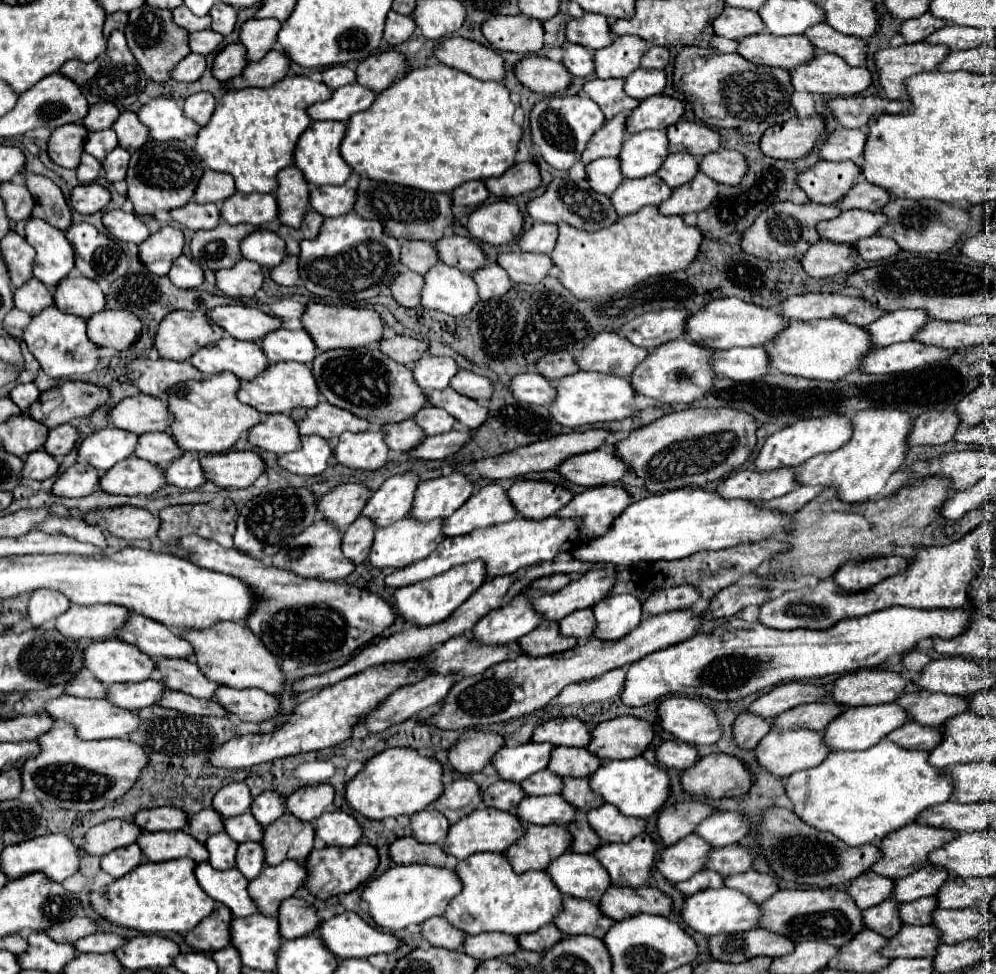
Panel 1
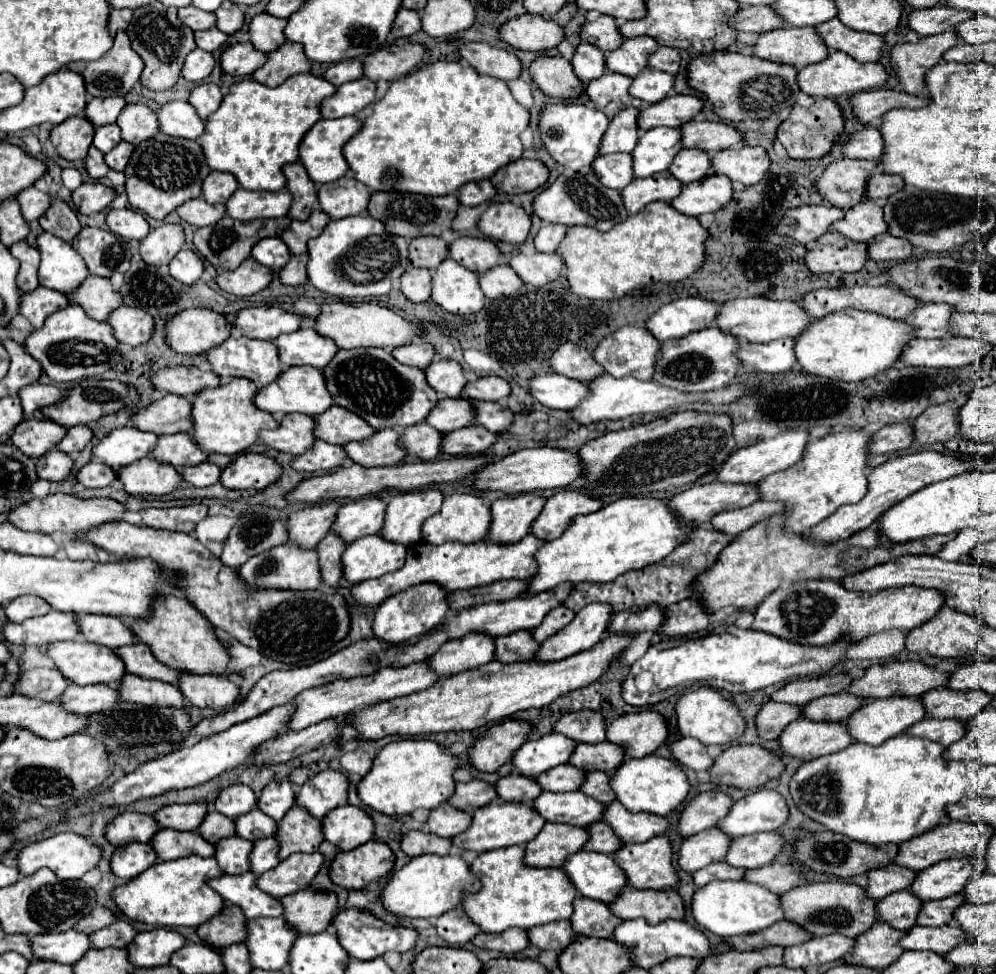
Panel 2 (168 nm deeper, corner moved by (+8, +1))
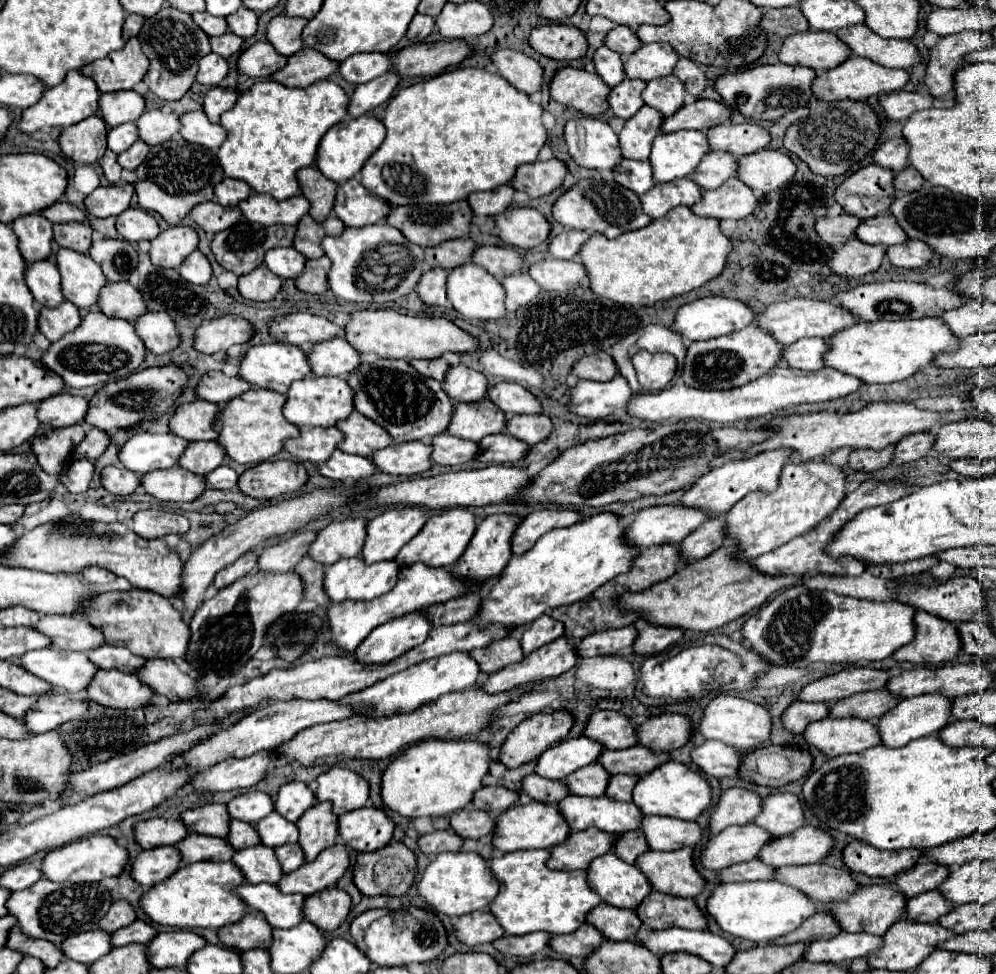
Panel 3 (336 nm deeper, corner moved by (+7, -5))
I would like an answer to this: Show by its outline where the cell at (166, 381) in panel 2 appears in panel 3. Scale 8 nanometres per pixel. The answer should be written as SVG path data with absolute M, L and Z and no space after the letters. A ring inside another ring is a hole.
M209 372L199 380L195 394L201 400L213 402L213 404L225 404L249 388L251 386L245 384L245 380L241 378L229 378L223 372Z

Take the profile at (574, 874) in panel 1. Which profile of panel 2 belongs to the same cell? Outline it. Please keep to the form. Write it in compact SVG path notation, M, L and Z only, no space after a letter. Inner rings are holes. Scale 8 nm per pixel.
M582 850L572 854L564 864L564 872L582 896L600 902L612 902L628 884L614 858L600 852Z

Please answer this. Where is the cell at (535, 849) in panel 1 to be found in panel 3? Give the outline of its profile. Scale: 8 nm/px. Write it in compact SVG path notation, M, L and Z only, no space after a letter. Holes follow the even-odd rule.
M587 828L583 832L571 832L565 842L549 848L547 866L551 870L579 870L587 868L589 862L613 846L613 836L597 828Z

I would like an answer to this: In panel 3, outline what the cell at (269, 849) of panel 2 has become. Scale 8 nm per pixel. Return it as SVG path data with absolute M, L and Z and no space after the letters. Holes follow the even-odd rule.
M283 844L283 846L277 846L275 848L275 856L281 864L281 870L287 874L287 872L293 872L295 868L299 868L303 864L303 852L299 848L299 844Z

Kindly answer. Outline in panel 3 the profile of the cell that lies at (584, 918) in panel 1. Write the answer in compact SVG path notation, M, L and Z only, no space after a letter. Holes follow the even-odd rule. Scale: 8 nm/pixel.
M597 904L587 914L587 922L595 926L607 940L629 940L641 926L641 920L633 910L615 908L609 904Z

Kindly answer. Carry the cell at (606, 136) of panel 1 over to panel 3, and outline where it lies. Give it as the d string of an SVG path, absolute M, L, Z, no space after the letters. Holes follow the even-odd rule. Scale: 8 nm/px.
M643 106L633 118L629 118L619 132L621 156L631 160L647 160L653 138L659 134L659 126L663 122L663 114Z

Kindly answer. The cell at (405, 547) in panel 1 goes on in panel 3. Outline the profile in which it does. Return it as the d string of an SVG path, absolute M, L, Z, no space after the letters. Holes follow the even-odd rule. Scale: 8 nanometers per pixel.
M361 556L339 560L325 570L325 592L331 602L341 600L373 600L389 592L397 584L399 564L385 560L377 564L365 564Z

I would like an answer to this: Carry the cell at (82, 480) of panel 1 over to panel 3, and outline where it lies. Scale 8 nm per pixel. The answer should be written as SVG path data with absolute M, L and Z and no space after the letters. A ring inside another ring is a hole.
M105 466L101 470L101 484L111 494L127 496L139 486L139 474L119 468L119 466Z

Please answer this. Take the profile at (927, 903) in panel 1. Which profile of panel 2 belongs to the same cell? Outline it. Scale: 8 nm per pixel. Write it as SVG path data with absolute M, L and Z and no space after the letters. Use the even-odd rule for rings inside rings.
M954 894L942 900L932 900L932 902L924 902L920 914L918 914L918 924L920 926L944 926L944 924L952 924L952 916L954 910L958 906L966 904L966 898L962 894Z

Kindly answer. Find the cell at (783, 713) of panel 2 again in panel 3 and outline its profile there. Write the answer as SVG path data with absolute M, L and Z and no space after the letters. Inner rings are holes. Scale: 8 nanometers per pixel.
M795 700L781 716L781 724L791 734L801 734L809 722L821 720L829 714L827 704L823 702L799 702Z

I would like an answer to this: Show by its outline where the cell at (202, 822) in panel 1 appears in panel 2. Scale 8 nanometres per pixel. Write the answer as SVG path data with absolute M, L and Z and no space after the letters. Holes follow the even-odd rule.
M212 810L206 814L202 826L198 828L198 832L202 834L202 838L206 838L208 842L218 842L222 838L230 838L230 836L236 836L236 824L234 820L230 820L228 816Z

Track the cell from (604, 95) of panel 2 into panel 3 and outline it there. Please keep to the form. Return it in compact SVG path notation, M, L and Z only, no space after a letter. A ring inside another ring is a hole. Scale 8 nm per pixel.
M625 78L617 88L611 88L611 94L607 96L607 104L613 116L629 120L645 104L641 100L643 88L645 88L643 80L631 80L631 78Z

